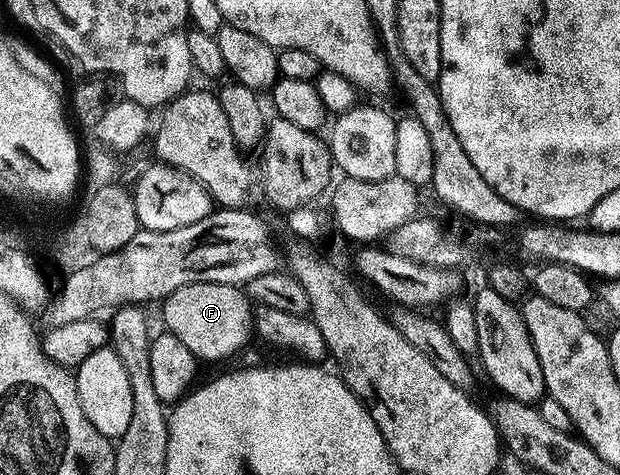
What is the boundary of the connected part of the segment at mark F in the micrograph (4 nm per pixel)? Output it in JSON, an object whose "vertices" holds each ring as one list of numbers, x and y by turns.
{"vertices":[[195,282,178,288,163,299,167,333,178,336,197,359,220,362,232,358,254,338,254,306,240,286]]}

